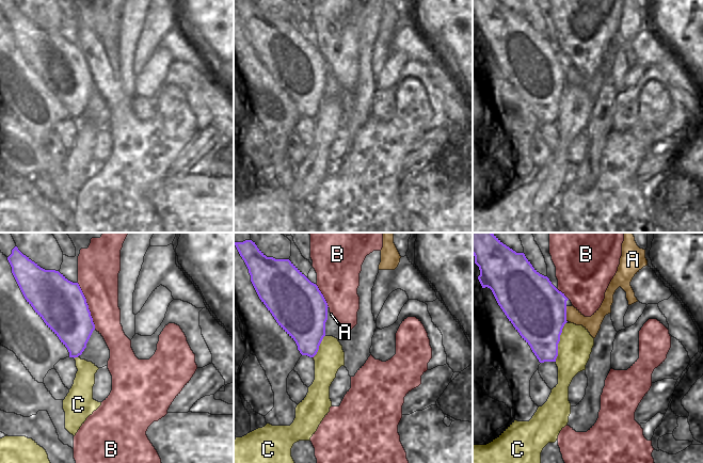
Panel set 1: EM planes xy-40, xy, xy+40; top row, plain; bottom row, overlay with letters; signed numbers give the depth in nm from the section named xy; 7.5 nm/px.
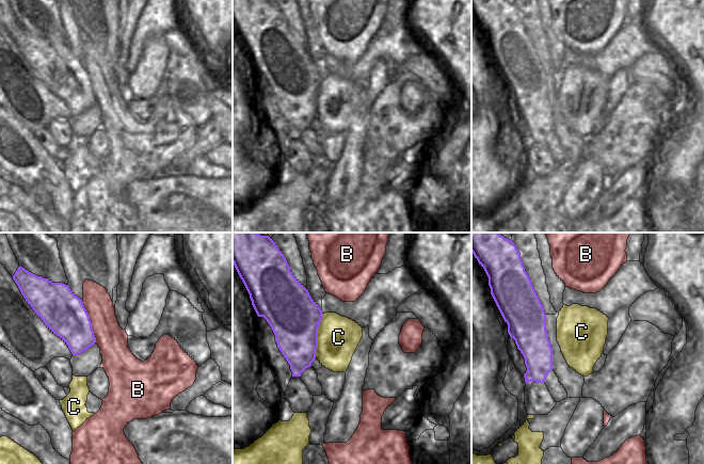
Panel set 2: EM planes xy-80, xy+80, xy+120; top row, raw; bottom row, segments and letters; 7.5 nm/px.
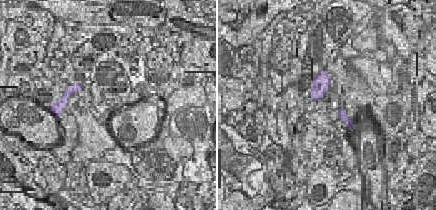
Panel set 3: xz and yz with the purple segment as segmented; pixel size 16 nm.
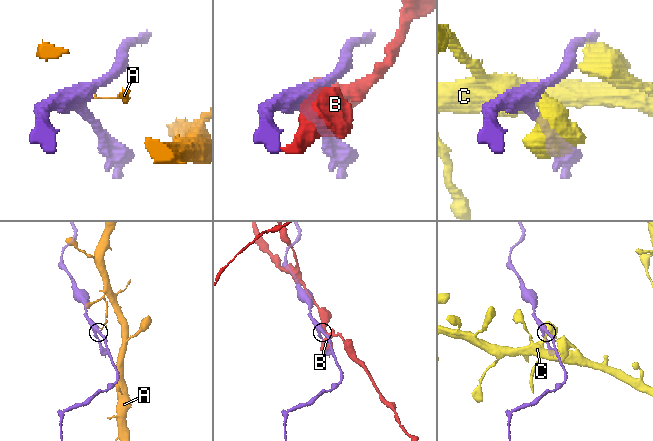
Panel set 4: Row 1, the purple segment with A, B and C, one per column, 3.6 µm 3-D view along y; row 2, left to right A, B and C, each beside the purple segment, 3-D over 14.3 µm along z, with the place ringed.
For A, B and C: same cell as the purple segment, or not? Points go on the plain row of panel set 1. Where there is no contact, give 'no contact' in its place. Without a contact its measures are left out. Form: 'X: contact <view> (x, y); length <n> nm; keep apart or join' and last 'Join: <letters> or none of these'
A: contact xy+40 (565, 75); length 120 nm; keep apart
B: contact xy-40 (88, 67); length 380 nm; keep apart
C: contact xy+40 (559, 101); length 320 nm; keep apart
Join: none of these

